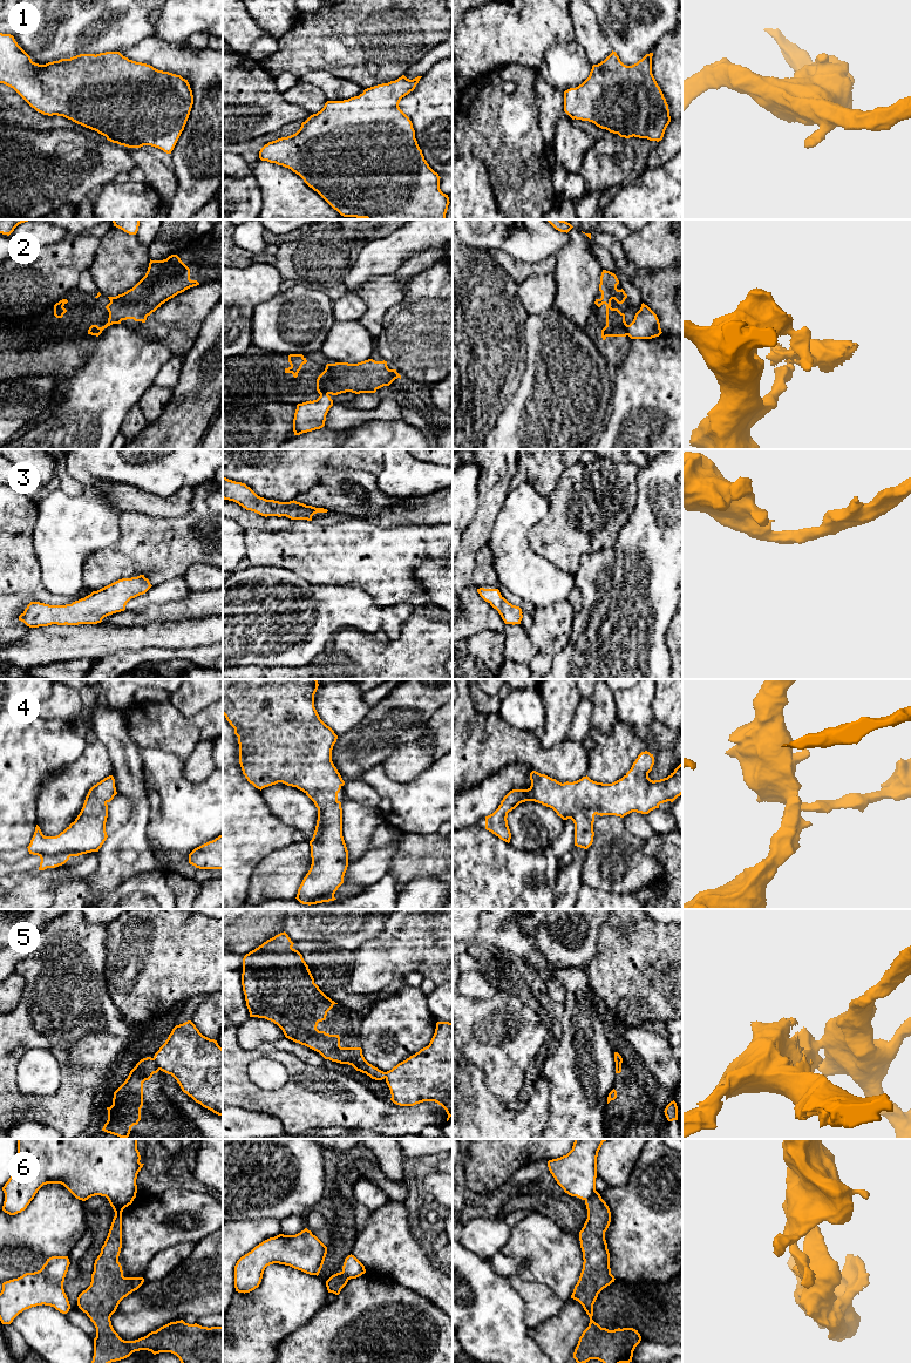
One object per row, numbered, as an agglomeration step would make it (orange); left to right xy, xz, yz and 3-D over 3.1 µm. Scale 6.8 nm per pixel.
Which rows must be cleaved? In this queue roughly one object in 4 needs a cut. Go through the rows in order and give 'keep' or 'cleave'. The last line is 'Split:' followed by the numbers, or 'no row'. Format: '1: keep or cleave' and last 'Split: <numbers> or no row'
1: keep
2: cleave
3: keep
4: keep
5: cleave
6: cleave
Split: 2, 5, 6

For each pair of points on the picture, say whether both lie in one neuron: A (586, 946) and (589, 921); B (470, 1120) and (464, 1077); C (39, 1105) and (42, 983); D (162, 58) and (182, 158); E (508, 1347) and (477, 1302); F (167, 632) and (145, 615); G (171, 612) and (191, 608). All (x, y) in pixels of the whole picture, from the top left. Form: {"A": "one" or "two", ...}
{"A": "one", "B": "one", "C": "one", "D": "one", "E": "one", "F": "two", "G": "one"}

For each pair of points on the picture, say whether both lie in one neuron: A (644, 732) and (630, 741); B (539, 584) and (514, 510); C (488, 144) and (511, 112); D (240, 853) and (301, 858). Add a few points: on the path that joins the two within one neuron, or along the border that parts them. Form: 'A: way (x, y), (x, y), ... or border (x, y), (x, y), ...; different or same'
A: border (631, 725), (632, 730), (644, 741), (646, 750); different
B: way (521, 565), (514, 558), (514, 529); same
C: way (496, 136), (500, 133), (500, 123), (503, 120); same
D: border (292, 842), (271, 852), (256, 867), (251, 877); different

